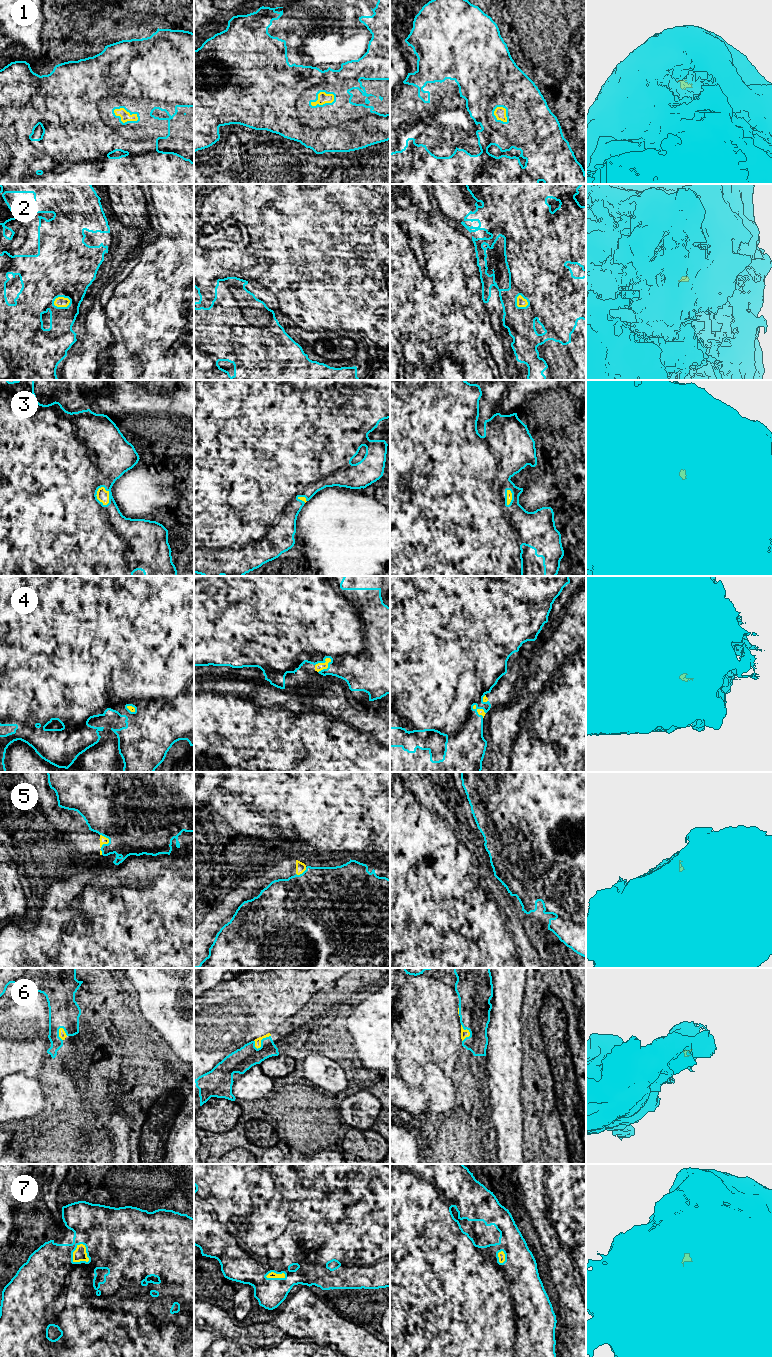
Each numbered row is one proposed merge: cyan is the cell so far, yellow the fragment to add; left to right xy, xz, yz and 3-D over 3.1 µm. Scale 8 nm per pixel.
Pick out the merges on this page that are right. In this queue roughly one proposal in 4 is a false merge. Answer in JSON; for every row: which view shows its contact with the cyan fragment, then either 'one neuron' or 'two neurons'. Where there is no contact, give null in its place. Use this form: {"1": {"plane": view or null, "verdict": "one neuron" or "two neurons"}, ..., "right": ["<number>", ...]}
{"1": {"plane": "xy", "verdict": "one neuron"}, "2": {"plane": "xy", "verdict": "one neuron"}, "3": {"plane": "xy", "verdict": "one neuron"}, "4": {"plane": "xz", "verdict": "one neuron"}, "5": {"plane": "xy", "verdict": "one neuron"}, "6": {"plane": "xz", "verdict": "two neurons"}, "7": {"plane": "xy", "verdict": "one neuron"}, "right": ["1", "2", "3", "4", "5", "7"]}

